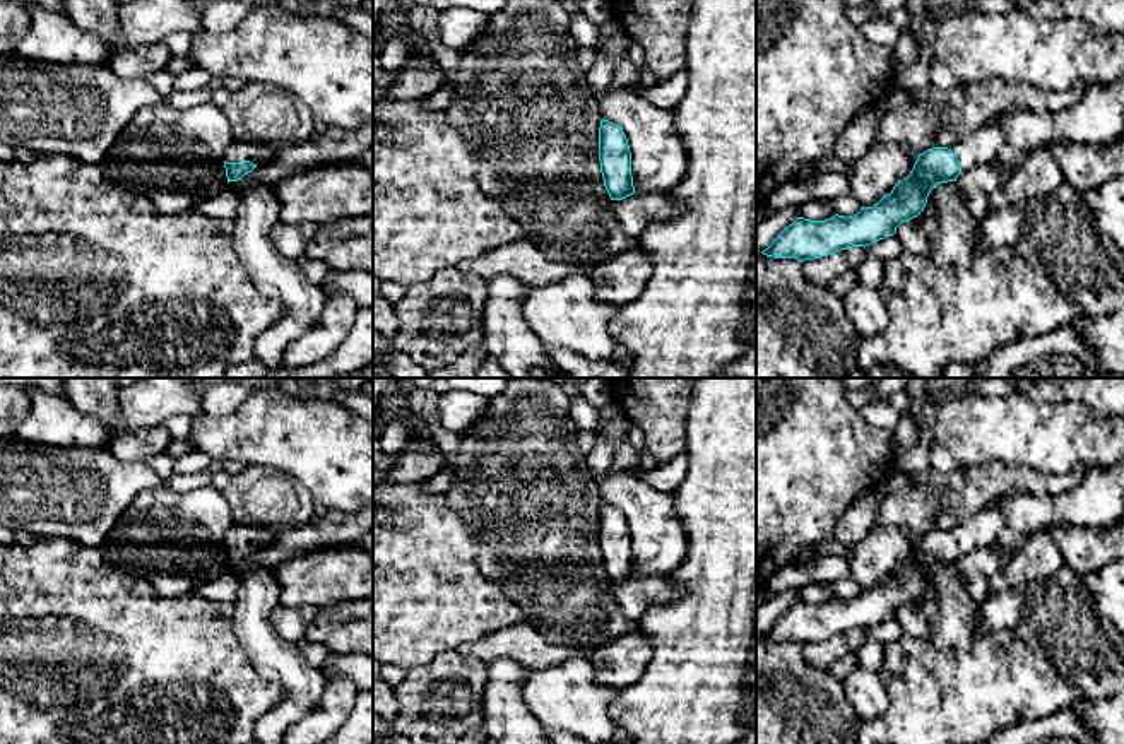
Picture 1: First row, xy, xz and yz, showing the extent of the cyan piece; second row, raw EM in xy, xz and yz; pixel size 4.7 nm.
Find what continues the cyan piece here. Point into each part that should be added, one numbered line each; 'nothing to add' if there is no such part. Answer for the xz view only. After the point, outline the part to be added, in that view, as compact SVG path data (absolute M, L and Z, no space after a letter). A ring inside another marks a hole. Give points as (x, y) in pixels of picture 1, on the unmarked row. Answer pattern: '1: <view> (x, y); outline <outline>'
nothing to add

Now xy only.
1: xy (238, 534); outline M234 523L224 535L224 544L228 546L241 546L250 544L257 549L272 544L275 537L270 532L250 528L245 525Z

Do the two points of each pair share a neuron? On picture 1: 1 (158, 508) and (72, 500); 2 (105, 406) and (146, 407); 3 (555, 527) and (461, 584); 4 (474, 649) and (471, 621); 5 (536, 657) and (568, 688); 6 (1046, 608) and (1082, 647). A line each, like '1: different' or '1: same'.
1: different
2: different
3: different
4: different
5: different
6: same

